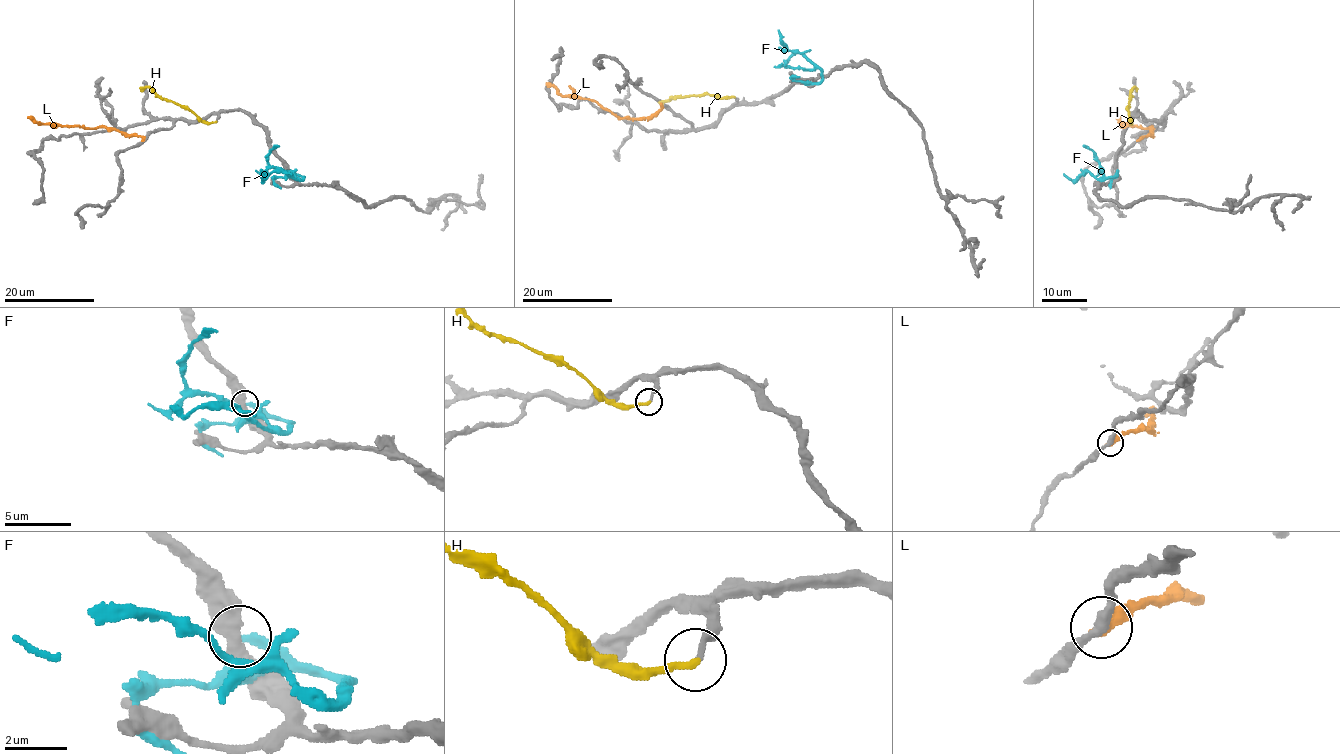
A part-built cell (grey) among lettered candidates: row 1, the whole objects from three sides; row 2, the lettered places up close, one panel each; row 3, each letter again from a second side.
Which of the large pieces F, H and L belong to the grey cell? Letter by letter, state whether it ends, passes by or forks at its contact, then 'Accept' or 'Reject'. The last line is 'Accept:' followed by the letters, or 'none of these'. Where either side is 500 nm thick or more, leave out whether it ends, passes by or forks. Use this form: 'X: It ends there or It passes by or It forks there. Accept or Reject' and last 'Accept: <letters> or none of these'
F: It ends there. Reject
H: It ends there. Accept
L: It ends there. Reject
Accept: H

